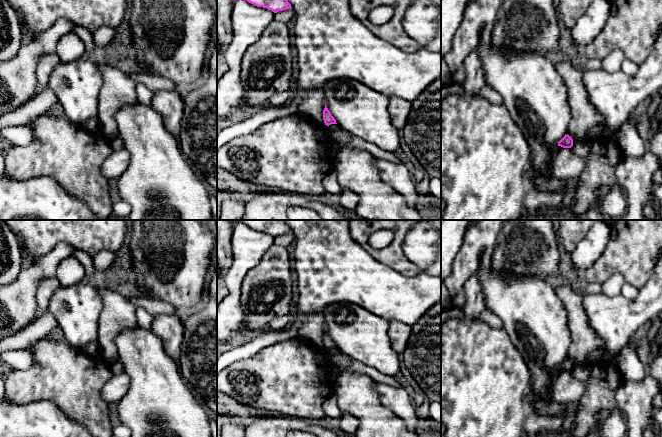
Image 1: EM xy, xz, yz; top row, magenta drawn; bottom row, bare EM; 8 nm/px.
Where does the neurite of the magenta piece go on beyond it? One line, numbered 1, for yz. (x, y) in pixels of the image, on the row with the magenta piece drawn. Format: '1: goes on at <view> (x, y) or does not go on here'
1: does not go on here

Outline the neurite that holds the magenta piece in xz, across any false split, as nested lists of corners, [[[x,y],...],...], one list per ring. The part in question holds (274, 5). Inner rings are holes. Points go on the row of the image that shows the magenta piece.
[[[246,0],[247,2],[254,4],[257,7],[267,8],[274,13],[283,11],[291,7],[288,0]]]

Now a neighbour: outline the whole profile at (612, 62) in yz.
[[[615,49],[611,51],[603,60],[602,60],[602,69],[606,72],[620,72],[621,65],[625,59],[624,53]]]

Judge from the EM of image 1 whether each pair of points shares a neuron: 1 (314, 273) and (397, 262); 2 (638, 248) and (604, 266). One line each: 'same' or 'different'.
1: different
2: same

